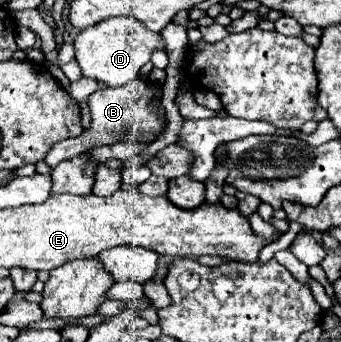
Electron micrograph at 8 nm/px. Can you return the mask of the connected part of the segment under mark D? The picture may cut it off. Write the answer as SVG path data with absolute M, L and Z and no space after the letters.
M135 16L107 18L107 20L99 22L99 24L93 24L91 28L85 28L83 32L79 32L79 34L75 36L73 46L75 46L75 60L77 60L77 64L79 64L81 72L83 72L83 76L95 78L95 80L99 80L99 82L103 82L103 84L107 84L107 86L111 86L111 88L113 88L113 86L127 84L129 80L137 78L137 74L139 74L141 68L151 60L151 54L153 54L157 48L161 48L161 50L167 52L163 36L161 36L159 32L151 32L151 30L149 30L141 20L137 20Z

